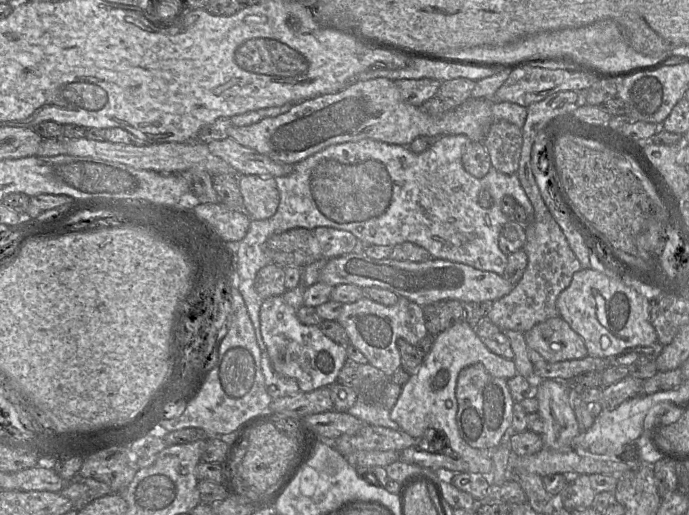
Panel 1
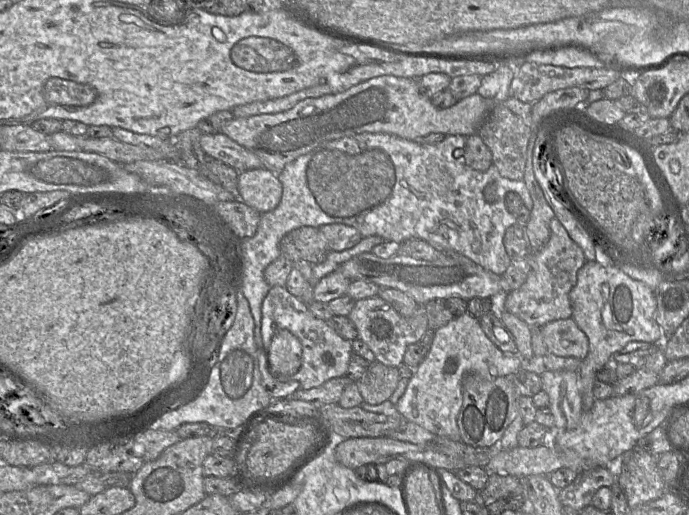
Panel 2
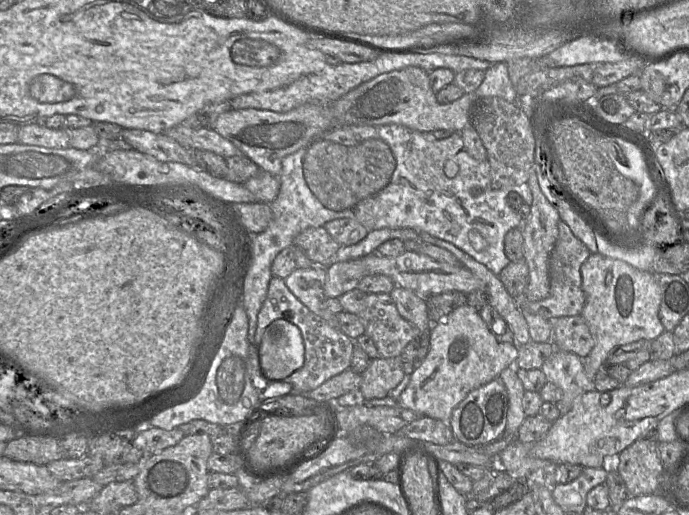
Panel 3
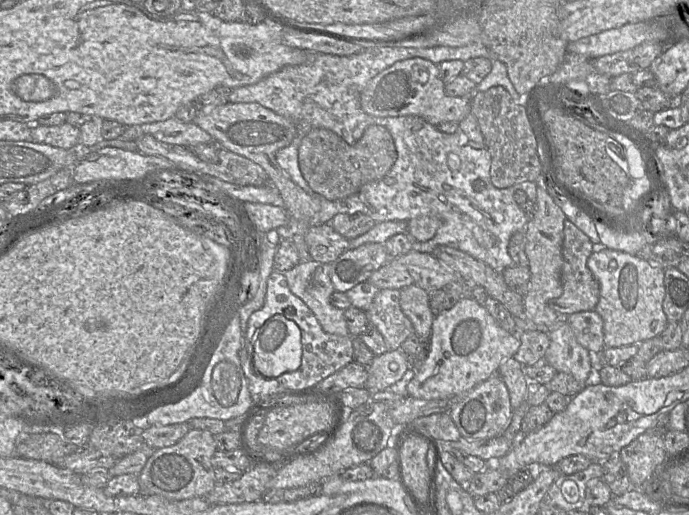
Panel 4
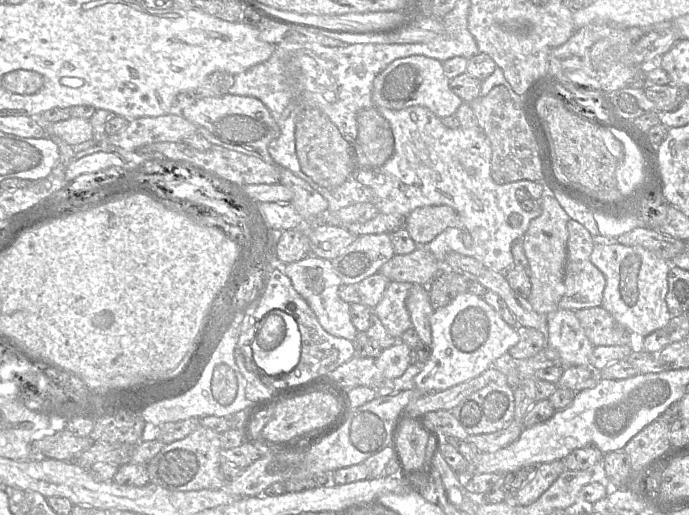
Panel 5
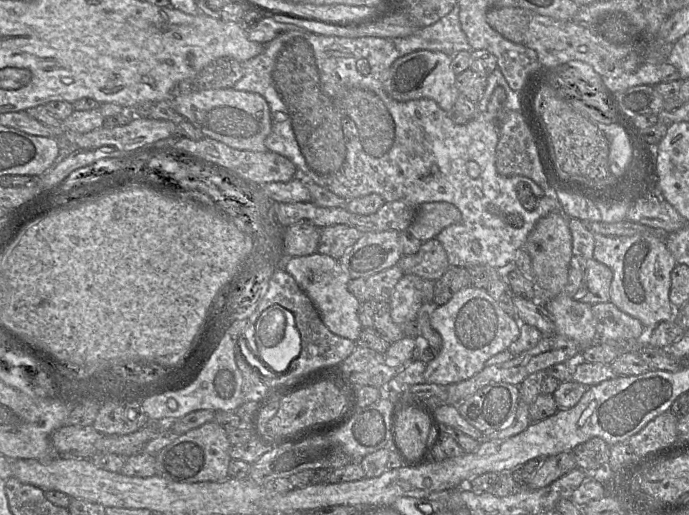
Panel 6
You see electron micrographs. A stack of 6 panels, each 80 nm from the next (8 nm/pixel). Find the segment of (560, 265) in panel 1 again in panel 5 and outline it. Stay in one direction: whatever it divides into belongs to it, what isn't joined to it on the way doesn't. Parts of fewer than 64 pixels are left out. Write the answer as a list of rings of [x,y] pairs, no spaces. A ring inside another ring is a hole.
[[[569,219],[567,223],[569,238],[564,273],[565,294],[558,308],[578,311],[581,309],[599,307],[602,305],[603,293],[606,286],[605,275],[591,262],[594,240],[590,232],[579,222]]]

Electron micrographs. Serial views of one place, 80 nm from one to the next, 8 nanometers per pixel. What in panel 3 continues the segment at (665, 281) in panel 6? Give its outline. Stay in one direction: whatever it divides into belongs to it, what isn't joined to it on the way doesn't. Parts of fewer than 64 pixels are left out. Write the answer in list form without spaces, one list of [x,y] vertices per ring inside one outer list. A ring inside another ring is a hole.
[[[597,253],[591,254],[583,263],[581,277],[586,299],[581,315],[594,339],[594,348],[587,357],[582,358],[591,390],[597,372],[606,364],[612,350],[639,340],[653,341],[665,329],[659,318],[661,290],[658,275]]]

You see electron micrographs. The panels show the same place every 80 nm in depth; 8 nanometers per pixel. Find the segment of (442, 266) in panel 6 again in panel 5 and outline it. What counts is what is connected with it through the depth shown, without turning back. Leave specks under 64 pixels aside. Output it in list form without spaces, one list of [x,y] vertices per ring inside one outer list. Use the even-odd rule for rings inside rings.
[[[418,246],[407,255],[394,255],[378,271],[390,282],[405,282],[428,286],[441,271],[442,266],[434,255]]]

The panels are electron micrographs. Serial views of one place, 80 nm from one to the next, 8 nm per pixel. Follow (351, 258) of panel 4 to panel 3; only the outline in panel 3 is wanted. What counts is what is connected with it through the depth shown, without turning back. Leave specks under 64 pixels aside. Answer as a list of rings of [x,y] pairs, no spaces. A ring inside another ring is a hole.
[[[362,258],[337,262],[327,267],[324,285],[325,297],[339,298],[344,293],[357,288],[360,280],[368,275]]]

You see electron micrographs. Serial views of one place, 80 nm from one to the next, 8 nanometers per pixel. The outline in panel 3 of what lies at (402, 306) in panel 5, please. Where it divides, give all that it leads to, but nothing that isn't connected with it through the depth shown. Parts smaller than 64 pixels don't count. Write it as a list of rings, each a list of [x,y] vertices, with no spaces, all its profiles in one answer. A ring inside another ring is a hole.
[[[368,293],[363,309],[357,315],[365,327],[365,333],[374,341],[379,358],[401,357],[405,346],[421,334],[417,327],[400,315],[390,293]]]

